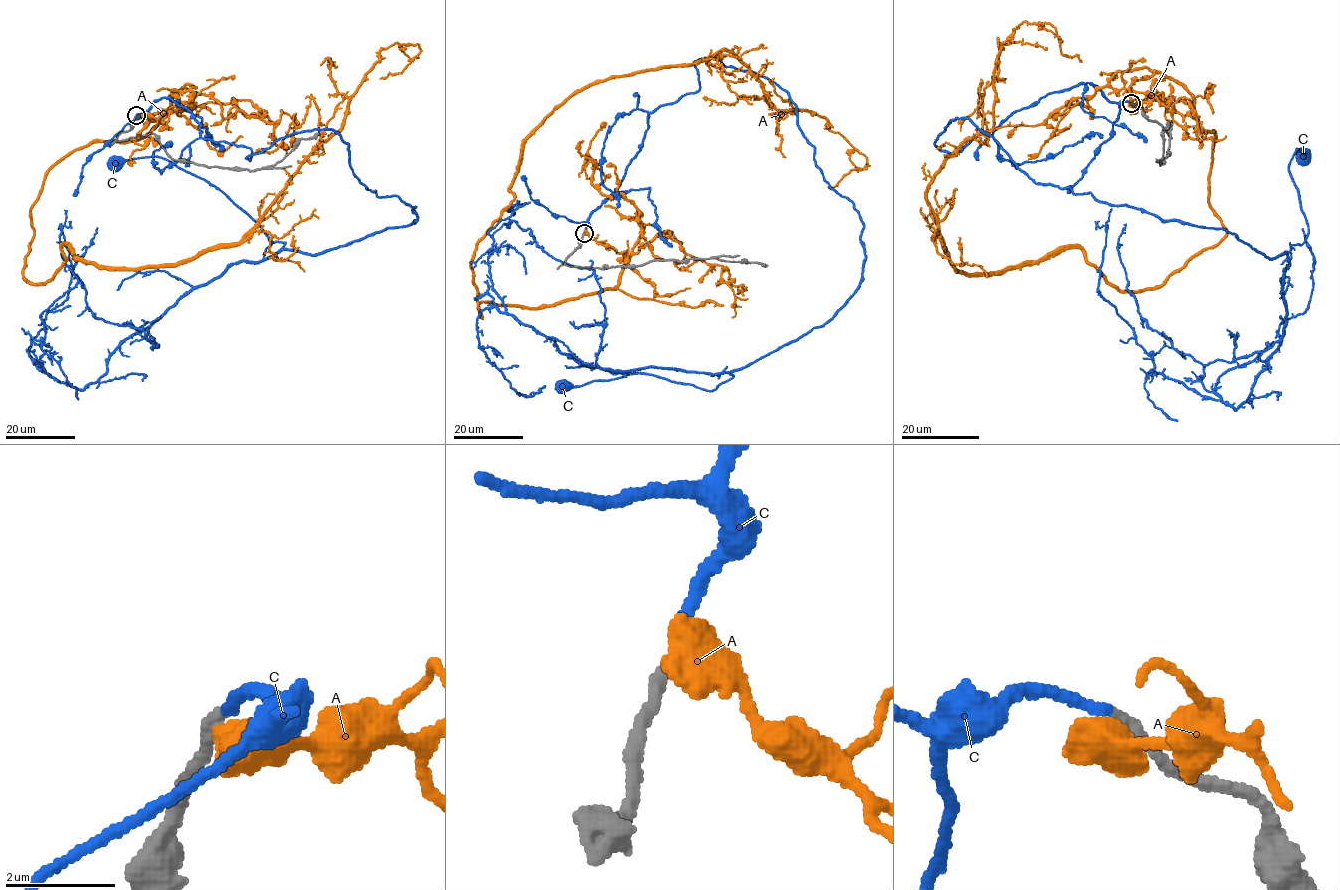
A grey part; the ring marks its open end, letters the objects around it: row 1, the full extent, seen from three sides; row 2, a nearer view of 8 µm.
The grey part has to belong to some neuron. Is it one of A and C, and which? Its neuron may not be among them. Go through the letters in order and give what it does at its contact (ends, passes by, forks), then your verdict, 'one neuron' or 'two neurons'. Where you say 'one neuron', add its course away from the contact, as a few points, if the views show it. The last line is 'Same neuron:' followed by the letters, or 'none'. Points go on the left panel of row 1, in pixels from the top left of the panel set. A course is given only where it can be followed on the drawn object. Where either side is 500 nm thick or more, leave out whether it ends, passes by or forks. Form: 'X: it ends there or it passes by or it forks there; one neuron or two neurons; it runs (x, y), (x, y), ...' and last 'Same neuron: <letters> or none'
A: two neurons
C: it ends there; one neuron; it runs (136, 115), (169, 97), (249, 160), (331, 129), (355, 176), (417, 219), (302, 253), (165, 159), (115, 160)
Same neuron: C

